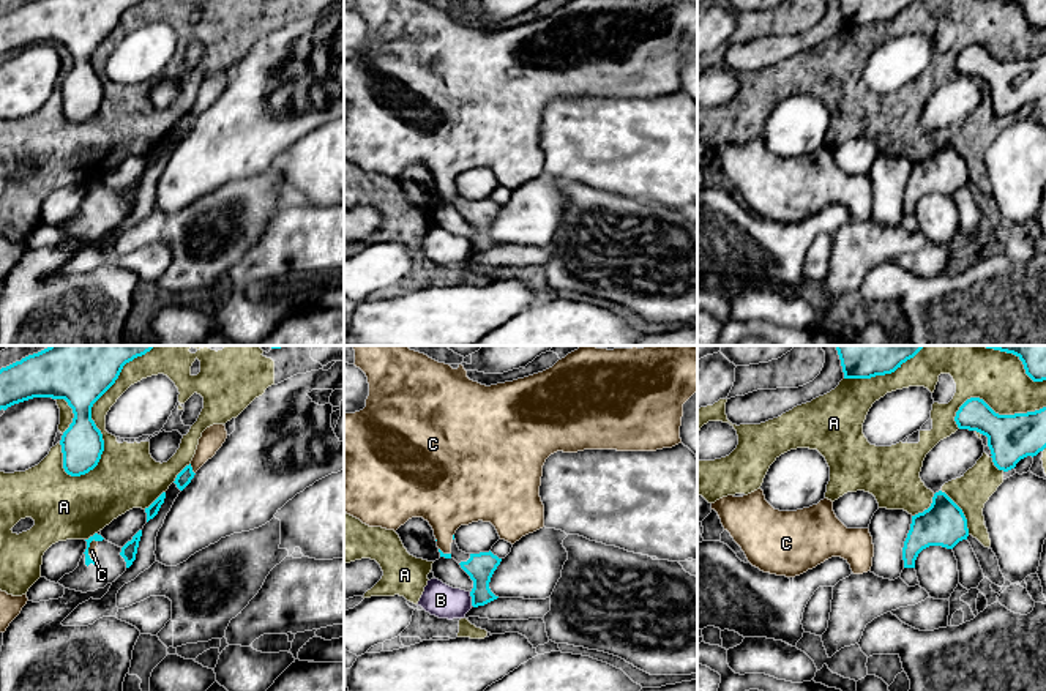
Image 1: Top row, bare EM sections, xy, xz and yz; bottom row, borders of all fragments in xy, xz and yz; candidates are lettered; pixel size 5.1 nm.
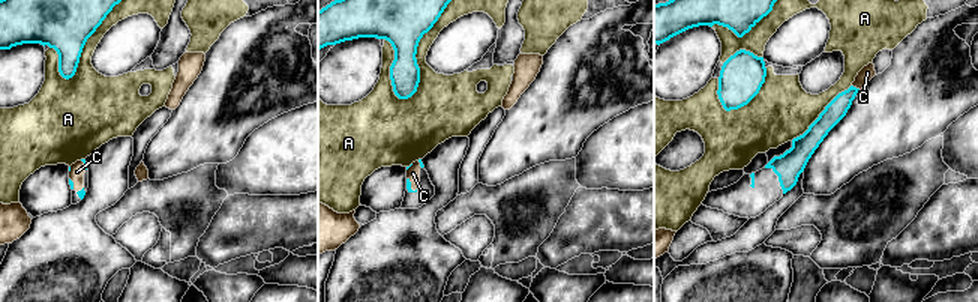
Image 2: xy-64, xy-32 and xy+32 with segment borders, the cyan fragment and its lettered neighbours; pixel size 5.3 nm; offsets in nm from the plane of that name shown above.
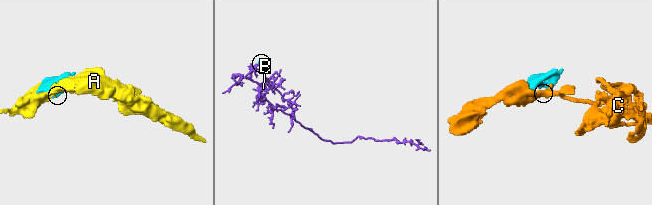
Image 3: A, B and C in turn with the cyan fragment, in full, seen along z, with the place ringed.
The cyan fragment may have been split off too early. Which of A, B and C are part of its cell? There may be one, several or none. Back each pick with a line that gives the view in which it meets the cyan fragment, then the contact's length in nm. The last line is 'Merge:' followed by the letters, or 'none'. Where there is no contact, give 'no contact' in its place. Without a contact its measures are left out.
C: contact in xy; length 60 nm
Merge: C

